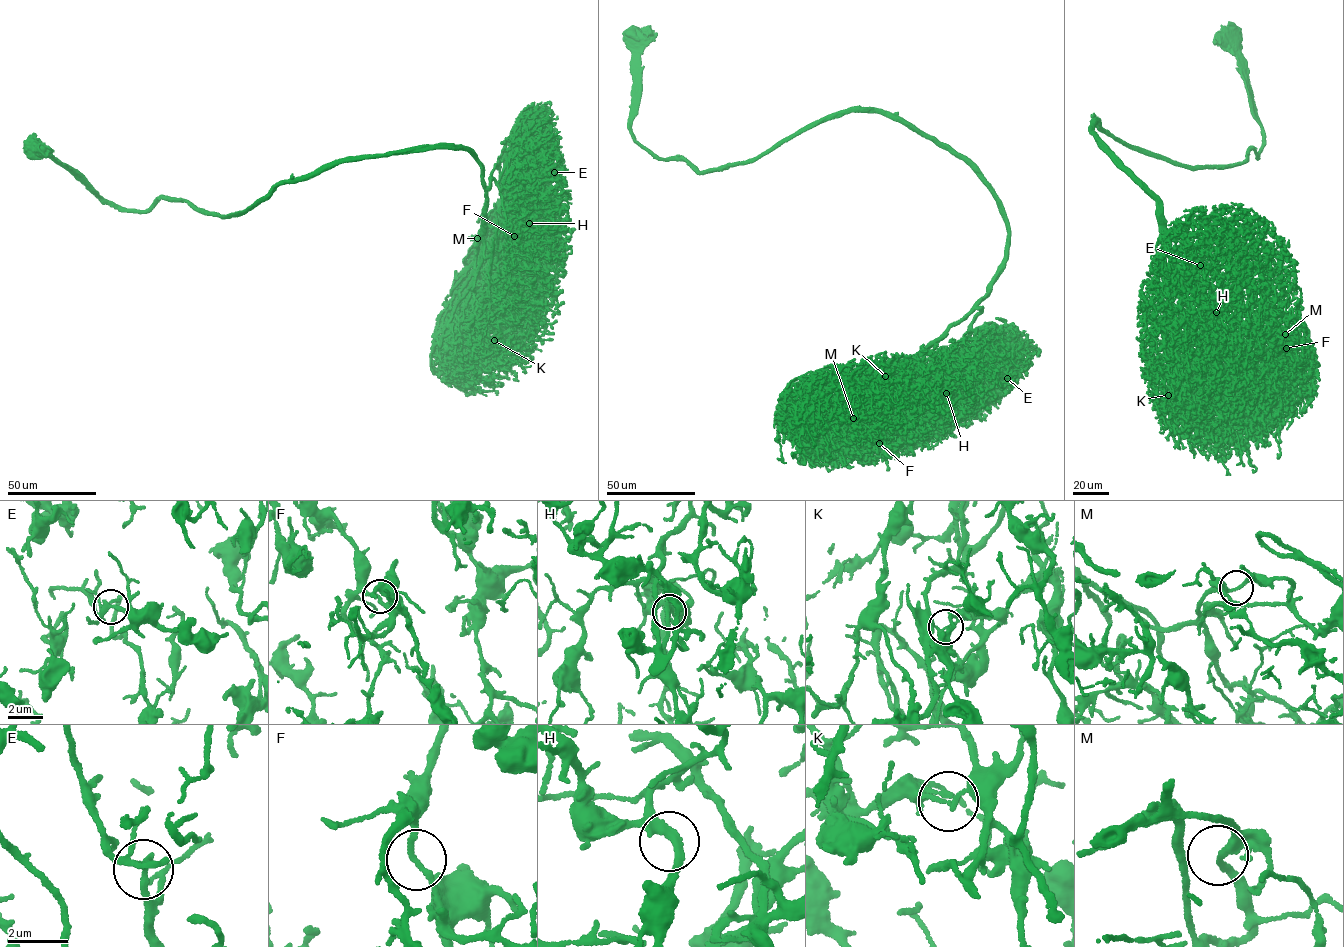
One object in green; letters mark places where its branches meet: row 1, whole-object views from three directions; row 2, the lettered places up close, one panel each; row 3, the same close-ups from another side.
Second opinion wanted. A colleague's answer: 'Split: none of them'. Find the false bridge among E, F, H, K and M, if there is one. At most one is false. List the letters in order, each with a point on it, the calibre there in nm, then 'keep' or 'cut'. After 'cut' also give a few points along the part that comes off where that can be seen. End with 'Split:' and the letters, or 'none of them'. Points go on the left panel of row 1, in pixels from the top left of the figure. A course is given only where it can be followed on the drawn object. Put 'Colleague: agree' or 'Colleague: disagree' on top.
Colleague: disagree
E: at (554, 172); 240 nm thick; keep
F: at (514, 236); 170 nm thick; keep
H: at (529, 223); 280 nm thick; keep
K: at (494, 340); 140 nm thick; cut; foreign part runs (494, 340), (473, 328), (482, 319), (488, 321), (495, 336)
M: at (477, 238); 240 nm thick; keep
Split: K

